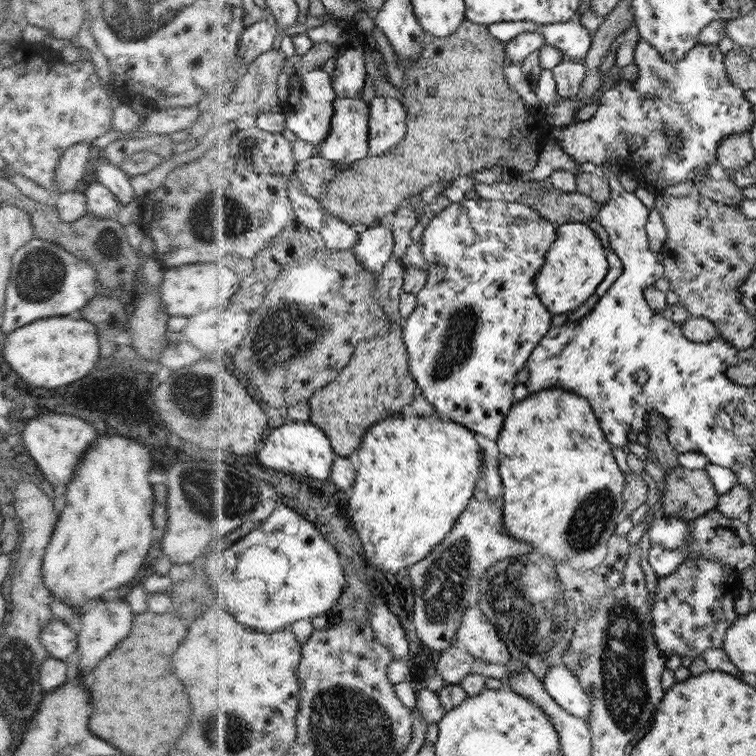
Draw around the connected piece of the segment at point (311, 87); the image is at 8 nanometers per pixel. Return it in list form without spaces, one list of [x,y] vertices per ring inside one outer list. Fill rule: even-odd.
[[[314,70],[301,74],[302,82],[298,90],[292,90],[290,102],[288,102],[287,123],[298,138],[312,143],[317,150],[326,138],[330,137],[333,128],[333,119],[337,114],[336,104],[339,95],[335,89],[333,74],[326,70]]]

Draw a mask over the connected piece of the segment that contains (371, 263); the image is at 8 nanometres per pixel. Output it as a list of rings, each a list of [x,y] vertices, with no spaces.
[[[381,222],[361,232],[360,244],[355,247],[358,260],[372,272],[381,274],[396,256],[396,236],[393,228]]]

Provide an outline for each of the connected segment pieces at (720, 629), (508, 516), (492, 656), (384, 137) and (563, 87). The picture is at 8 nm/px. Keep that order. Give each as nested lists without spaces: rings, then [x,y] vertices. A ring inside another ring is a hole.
[[[689,554],[687,560],[672,574],[658,577],[653,617],[654,636],[658,640],[660,650],[666,652],[668,656],[678,654],[680,657],[690,656],[694,658],[710,649],[723,648],[725,636],[728,634],[730,626],[733,626],[734,620],[738,619],[736,612],[734,612],[734,600],[740,597],[740,593],[744,589],[740,574],[733,569],[724,568],[719,563],[691,558]]]
[[[546,388],[540,392],[529,393],[524,400],[516,402],[505,419],[505,426],[501,434],[497,436],[499,448],[499,474],[502,479],[502,520],[505,521],[505,532],[513,537],[513,540],[526,542],[533,552],[543,556],[544,560],[548,559],[553,565],[568,565],[577,571],[595,572],[606,560],[609,554],[609,541],[611,540],[618,522],[620,514],[624,508],[622,502],[622,488],[624,488],[624,474],[622,468],[618,468],[616,460],[612,458],[610,452],[610,442],[605,436],[605,431],[601,428],[601,423],[597,415],[593,412],[593,407],[585,397],[578,396],[574,392],[562,390],[562,388]]]
[[[470,606],[462,615],[462,627],[458,633],[458,644],[474,658],[491,664],[508,664],[512,658],[508,645],[489,617],[476,606]]]
[[[378,97],[371,103],[370,156],[385,155],[409,132],[409,108],[402,100]]]
[[[564,57],[564,60],[552,69],[552,73],[556,82],[557,94],[561,101],[574,99],[585,78],[585,62]]]

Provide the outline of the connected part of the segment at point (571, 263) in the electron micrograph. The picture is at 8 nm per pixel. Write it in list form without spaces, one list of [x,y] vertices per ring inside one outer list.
[[[586,223],[557,225],[557,238],[546,252],[544,266],[535,278],[535,291],[538,298],[552,313],[569,314],[582,306],[596,290],[609,270],[609,262],[602,242],[596,232]]]

